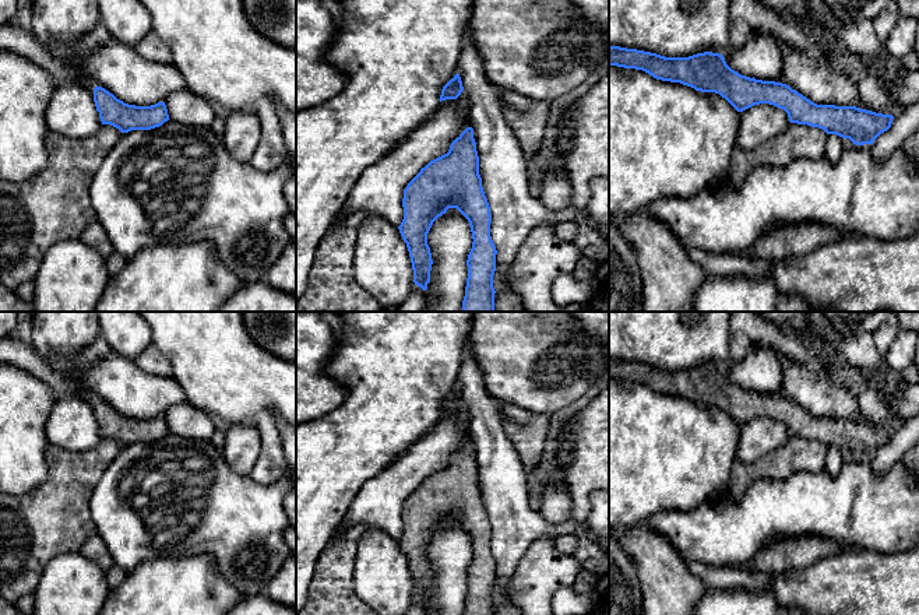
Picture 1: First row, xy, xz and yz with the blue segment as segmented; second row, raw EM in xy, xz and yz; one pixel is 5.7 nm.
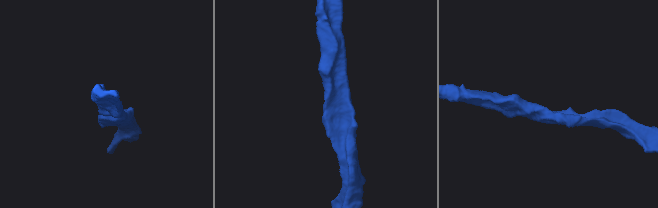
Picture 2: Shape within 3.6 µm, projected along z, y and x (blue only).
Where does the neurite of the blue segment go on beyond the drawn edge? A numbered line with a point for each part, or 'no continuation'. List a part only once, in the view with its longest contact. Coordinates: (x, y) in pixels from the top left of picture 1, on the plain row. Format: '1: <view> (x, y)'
no continuation

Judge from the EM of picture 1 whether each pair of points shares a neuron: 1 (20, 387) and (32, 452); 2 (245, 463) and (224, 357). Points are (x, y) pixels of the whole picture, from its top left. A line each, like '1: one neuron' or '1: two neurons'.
1: one neuron
2: two neurons

